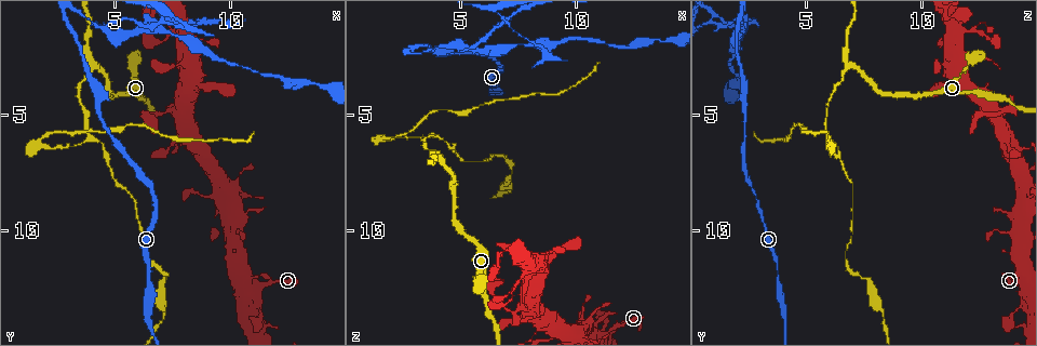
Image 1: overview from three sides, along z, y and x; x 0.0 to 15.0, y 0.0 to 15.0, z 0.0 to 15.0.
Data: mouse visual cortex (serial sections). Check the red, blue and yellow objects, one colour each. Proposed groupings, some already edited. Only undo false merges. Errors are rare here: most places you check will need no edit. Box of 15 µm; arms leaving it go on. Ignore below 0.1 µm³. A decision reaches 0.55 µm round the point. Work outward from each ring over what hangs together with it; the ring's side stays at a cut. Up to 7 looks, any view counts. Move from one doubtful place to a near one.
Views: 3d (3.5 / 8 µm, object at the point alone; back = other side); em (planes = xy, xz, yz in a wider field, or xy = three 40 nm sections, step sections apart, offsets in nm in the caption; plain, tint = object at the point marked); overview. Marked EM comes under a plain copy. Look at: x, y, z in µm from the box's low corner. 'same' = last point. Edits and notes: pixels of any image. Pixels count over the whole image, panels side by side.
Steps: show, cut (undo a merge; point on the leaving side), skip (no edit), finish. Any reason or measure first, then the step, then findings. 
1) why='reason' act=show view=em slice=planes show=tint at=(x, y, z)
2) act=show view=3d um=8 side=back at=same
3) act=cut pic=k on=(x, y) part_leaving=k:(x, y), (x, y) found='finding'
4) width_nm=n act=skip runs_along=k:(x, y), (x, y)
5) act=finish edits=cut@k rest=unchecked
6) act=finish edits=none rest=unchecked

why='three arms meet' act=show view=3d um=3.5 at=(4.1, 2.9, 6.9)

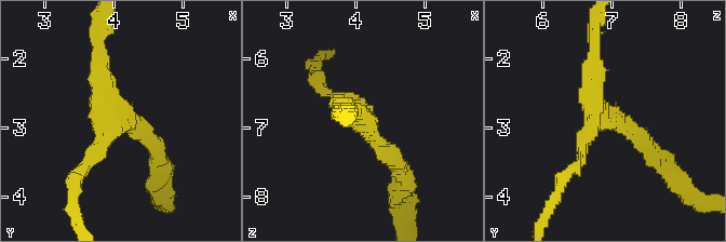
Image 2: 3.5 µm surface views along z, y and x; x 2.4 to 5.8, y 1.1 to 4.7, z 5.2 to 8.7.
arms=3 arm_widths_nm=150,250,300 why='shape alone is not enough' act=show view=em slice=xy step=2 show=tint at=(4.15, 2.90, 6.90)

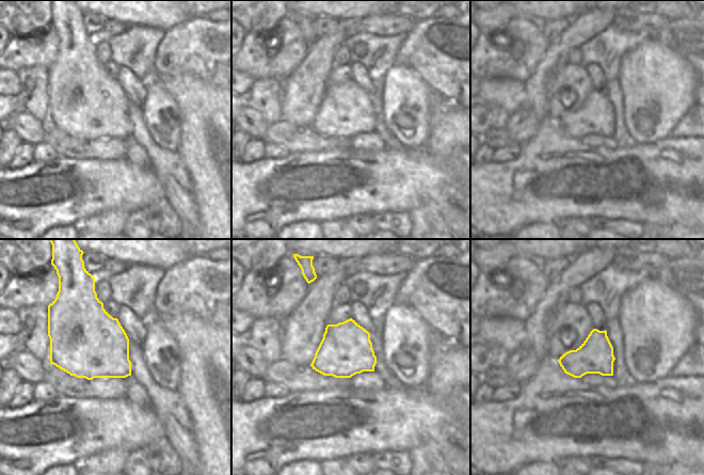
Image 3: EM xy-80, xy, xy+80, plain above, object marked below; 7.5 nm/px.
act=skip runs_along=2:(400, 164), (370, 123), (323, 90) found='one cell here'

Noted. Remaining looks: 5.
why='sudden change in width' act=show view=3d um=3.5 at=(8.3, 2.4, 11.4)

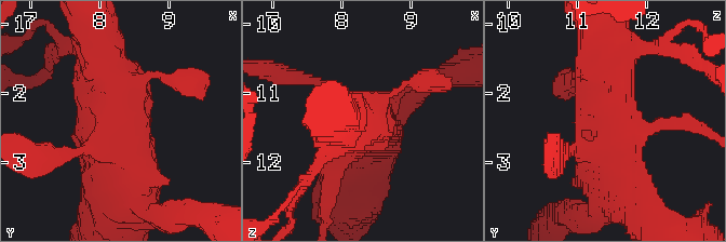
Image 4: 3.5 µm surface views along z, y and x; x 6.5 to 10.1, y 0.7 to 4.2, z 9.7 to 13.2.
why='now the EM' act=show view=em slice=xy step=1 show=tint at=(8.35, 2.40, 11.40)

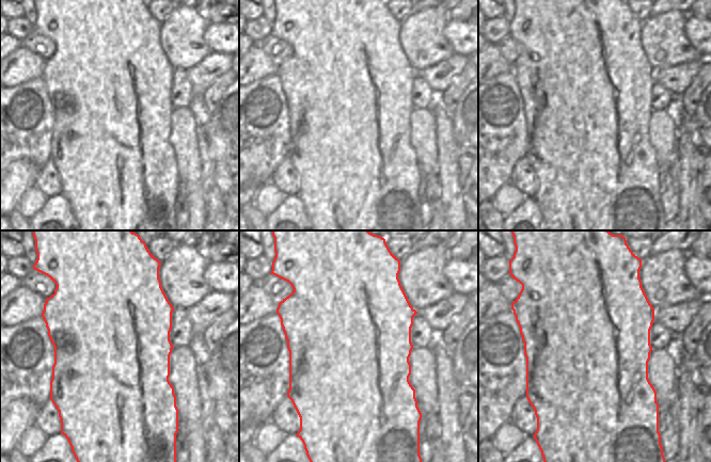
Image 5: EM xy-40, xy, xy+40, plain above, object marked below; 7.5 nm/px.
act=skip found='all the same cell'

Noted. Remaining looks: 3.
why='a narrow waist' act=show view=3d um=3.5 at=(4.0, 5.9, 5.9)

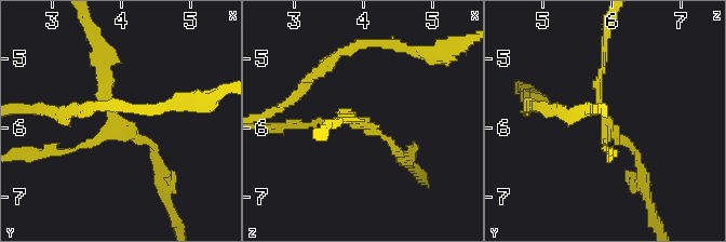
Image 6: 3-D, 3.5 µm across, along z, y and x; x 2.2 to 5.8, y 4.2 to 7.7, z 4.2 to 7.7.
arms=3 arm_widths_nm=100,100,150 act=show view=em slice=xy step=3 show=tint at=(3.90, 6.00, 5.95)

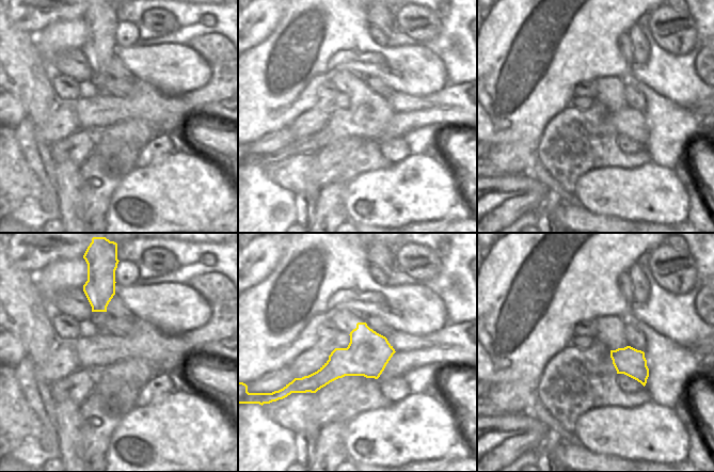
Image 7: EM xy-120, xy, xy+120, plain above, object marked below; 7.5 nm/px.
width_nm=320 act=skip runs_along=6:(105, 59), (115, 125), (148, 139), (158, 165) found='all the same cell'

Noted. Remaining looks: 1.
act=finish edits=none rest=unchecked

